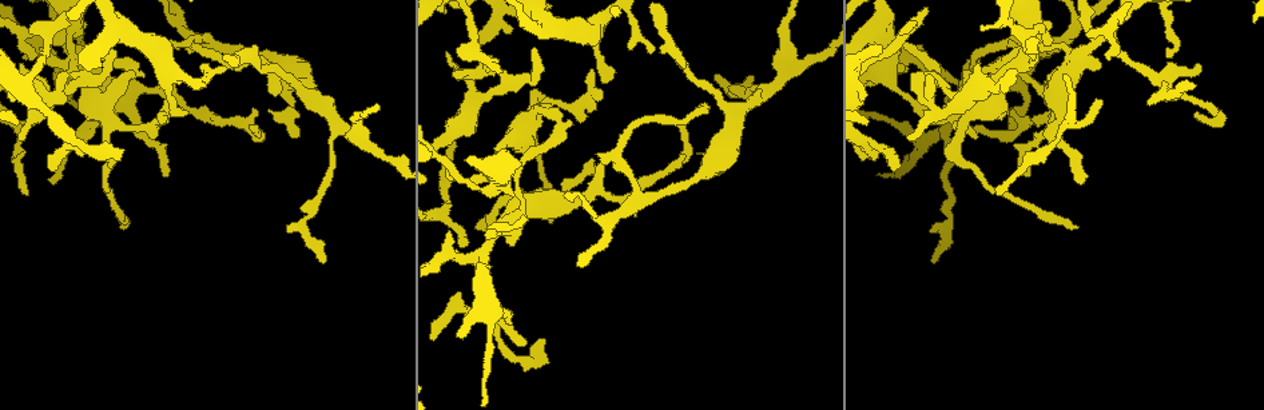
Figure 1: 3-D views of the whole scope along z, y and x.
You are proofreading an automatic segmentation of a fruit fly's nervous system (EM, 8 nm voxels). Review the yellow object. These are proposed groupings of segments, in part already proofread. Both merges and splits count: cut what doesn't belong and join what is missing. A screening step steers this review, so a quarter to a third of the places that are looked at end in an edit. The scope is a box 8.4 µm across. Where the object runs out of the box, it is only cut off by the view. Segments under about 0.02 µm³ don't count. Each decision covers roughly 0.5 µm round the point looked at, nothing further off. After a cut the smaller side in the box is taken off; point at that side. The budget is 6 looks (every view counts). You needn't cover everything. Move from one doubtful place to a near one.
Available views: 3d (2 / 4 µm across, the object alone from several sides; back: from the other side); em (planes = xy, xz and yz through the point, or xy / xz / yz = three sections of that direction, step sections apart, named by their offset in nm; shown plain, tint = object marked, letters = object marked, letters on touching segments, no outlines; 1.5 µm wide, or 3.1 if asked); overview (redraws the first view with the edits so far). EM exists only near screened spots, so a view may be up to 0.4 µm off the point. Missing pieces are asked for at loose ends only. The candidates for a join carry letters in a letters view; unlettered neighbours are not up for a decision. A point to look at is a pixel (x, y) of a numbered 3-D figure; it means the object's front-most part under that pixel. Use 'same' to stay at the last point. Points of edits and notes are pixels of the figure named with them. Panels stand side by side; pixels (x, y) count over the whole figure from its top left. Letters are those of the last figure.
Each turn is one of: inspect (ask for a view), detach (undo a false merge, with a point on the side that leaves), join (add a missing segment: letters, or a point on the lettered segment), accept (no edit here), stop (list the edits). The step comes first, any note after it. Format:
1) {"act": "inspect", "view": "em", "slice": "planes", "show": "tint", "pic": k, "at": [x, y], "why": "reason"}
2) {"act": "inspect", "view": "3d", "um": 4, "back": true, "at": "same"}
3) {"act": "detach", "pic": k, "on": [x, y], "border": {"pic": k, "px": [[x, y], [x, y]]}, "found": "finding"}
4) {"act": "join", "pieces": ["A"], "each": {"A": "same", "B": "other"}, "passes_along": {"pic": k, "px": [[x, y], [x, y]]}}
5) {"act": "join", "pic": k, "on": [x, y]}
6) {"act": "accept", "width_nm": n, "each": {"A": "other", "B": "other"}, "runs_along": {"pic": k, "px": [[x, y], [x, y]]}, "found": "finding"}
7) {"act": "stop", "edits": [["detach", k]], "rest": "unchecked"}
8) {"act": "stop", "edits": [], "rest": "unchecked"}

{"act": "inspect", "view": "3d", "um": 4, "pic": 1, "at": [324, 261], "why": "thin end"}

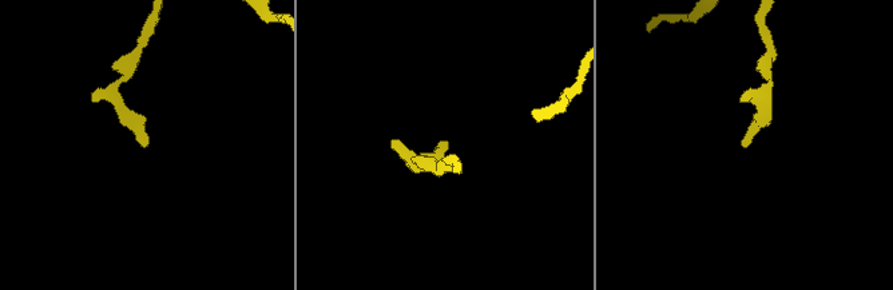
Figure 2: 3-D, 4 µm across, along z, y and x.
{"act": "inspect", "view": "em", "slice": "planes", "show": "letters", "pic": 2, "at": [147, 145]}

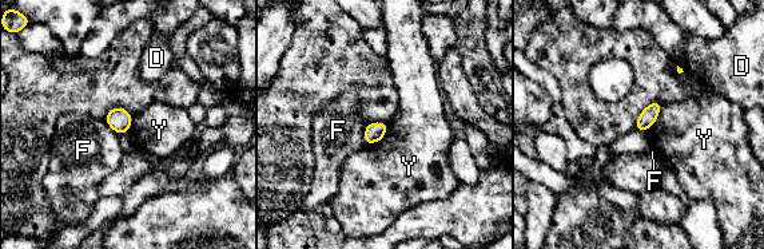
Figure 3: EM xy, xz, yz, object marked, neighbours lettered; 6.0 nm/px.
{"act": "accept", "each": {"D": "other", "F": "other", "Y": "other"}, "border": {"pic": 3, "px": [[388, 123], [385, 135], [366, 146]]}, "found": "no lettered segment goes on from it"}

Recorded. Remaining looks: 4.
{"act": "inspect", "view": "em", "slice": "planes", "show": "letters", "pic": 1, "at": [910, 138], "why": "free end"}

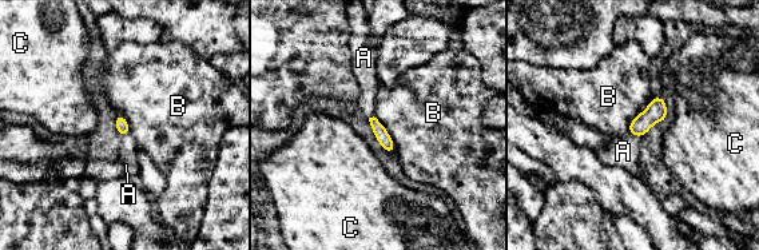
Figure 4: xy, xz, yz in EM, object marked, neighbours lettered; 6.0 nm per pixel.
{"act": "join", "pieces": ["A"], "each": {"A": "same", "B": "other", "C": "other"}, "passes_along": {"pic": 4, "px": [[656, 111], [635, 135], [623, 151]]}, "found": "the neuron continues"}

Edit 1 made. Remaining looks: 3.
{"act": "inspect", "view": "3d", "um": 4, "pic": 1, "at": [1169, 56], "why": "closes a loop"}

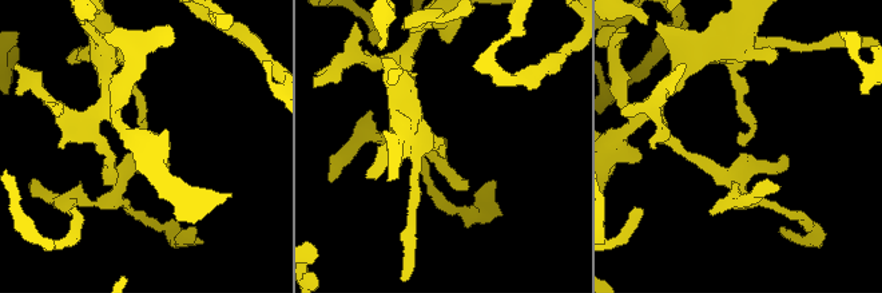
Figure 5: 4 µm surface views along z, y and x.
{"act": "inspect", "view": "em", "slice": "xz", "step": 8, "show": "tint", "pic": 5, "at": [742, 139]}

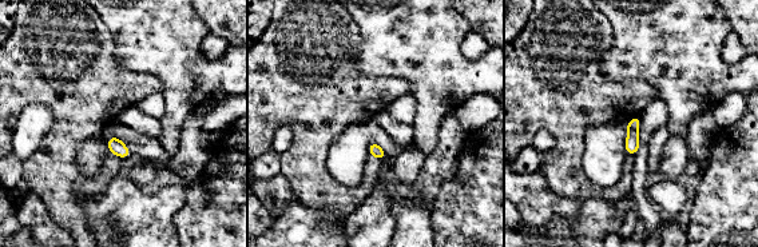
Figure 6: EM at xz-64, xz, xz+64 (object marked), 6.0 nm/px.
{"act": "inspect", "view": "em", "slice": "planes", "show": "letters", "at": "same", "why": "cut it another way"}

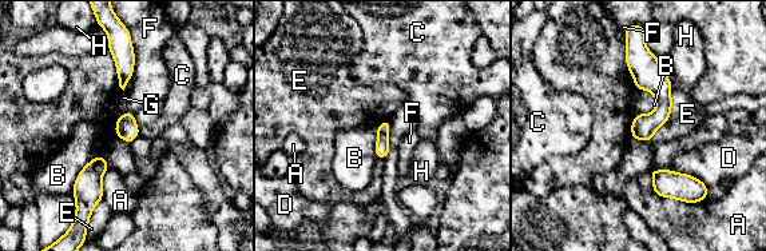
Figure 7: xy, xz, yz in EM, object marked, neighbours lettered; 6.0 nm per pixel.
{"act": "accept", "width_nm": 90, "each": {"A": "other", "B": "other", "C": "other", "D": "other", "E": "other", "F": "other", "G": "other", "H": "other"}, "found": "all the same neuron"}

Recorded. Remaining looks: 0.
{"act": "stop", "edits": [["join", 4]], "rest": "unchecked"}

